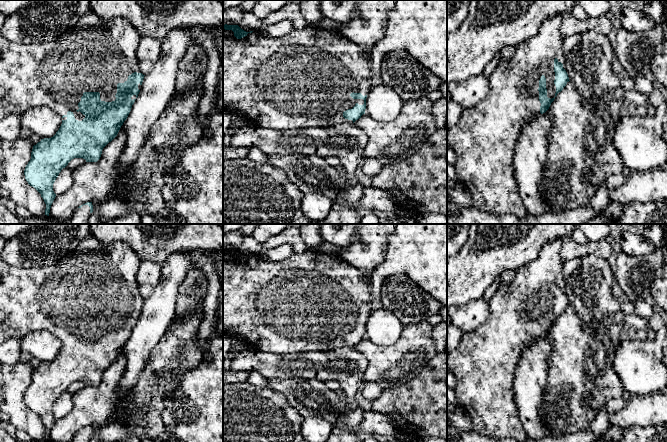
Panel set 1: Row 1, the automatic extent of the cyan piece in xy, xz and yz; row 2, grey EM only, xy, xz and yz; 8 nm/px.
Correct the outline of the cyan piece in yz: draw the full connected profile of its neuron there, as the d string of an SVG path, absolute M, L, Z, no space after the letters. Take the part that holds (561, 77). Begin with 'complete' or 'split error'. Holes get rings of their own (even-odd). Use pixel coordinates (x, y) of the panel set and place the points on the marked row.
split error; M558 14L554 17L548 18L544 21L541 28L539 29L538 33L533 37L528 38L524 42L521 42L519 45L516 46L516 51L514 56L509 61L501 61L495 70L489 76L489 90L487 95L473 108L470 109L463 109L461 117L459 118L458 122L449 130L447 130L447 142L449 147L455 152L456 154L456 163L455 169L457 175L461 181L461 183L467 188L470 192L472 197L472 204L474 207L479 209L480 211L488 214L492 214L495 216L511 213L519 218L524 218L528 214L526 212L526 208L520 196L520 191L518 188L518 183L515 177L515 169L514 169L514 152L516 148L516 144L518 141L518 136L522 130L522 127L531 119L537 117L540 113L545 113L551 103L554 101L555 97L559 92L563 90L566 84L570 81L568 74L566 72L566 54L564 52L564 39L560 33L562 21L565 15Z

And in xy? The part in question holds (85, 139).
split error; M92 9L72 28L48 42L14 43L0 33L0 120L11 113L22 114L31 107L48 107L63 119L53 137L41 139L33 146L31 159L24 170L26 181L41 194L46 204L45 215L49 216L56 197L53 184L61 170L74 158L97 162L103 148L117 136L127 119L145 76L141 73L137 58L140 39L141 36L127 19L105 21Z

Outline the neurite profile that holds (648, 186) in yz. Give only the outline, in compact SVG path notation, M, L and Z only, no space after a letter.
M667 170L632 171L624 184L609 191L610 202L625 206L632 202L650 203L667 199Z

